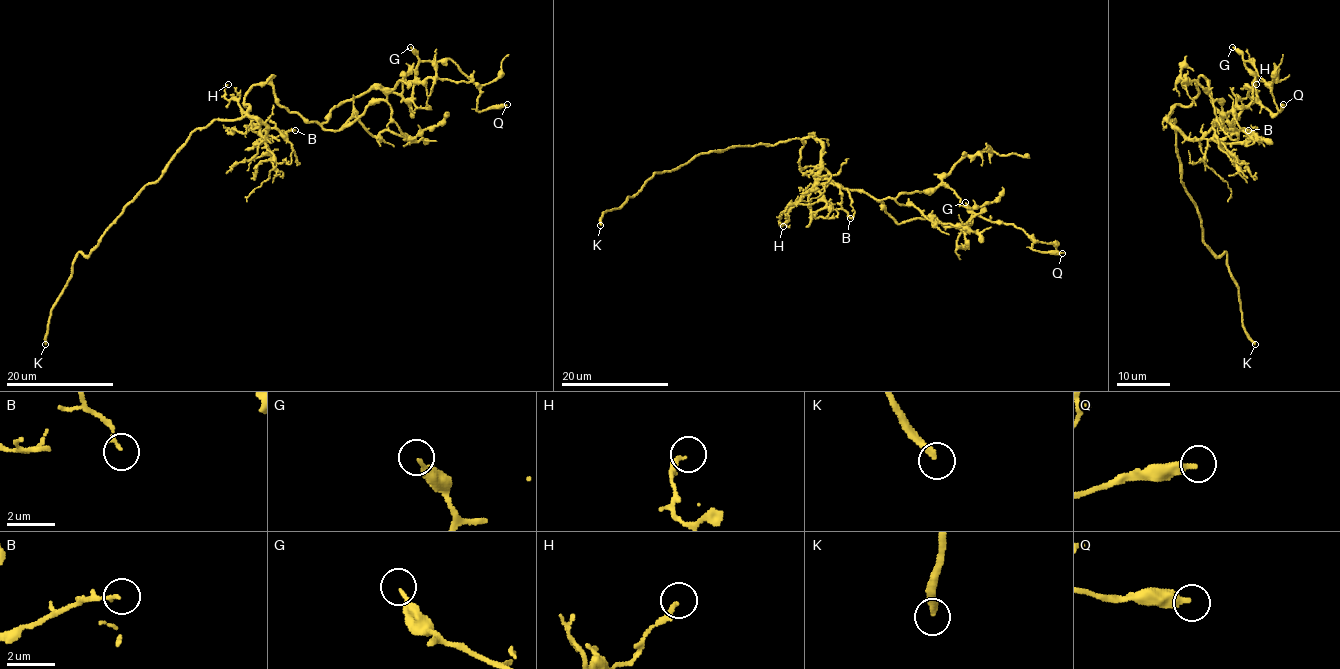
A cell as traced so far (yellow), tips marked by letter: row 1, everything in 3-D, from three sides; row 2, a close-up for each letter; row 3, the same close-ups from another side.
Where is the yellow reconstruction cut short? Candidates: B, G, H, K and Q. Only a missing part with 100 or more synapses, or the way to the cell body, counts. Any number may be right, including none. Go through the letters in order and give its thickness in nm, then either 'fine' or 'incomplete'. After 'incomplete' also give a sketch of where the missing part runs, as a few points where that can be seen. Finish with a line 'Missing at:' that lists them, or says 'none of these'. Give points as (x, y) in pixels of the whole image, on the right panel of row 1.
B: 130 nm thick; fine
G: 170 nm thick; fine
H: 190 nm thick; fine
K: 280 nm thick; incomplete
Q: 360 nm thick; fine
Missing at: K

